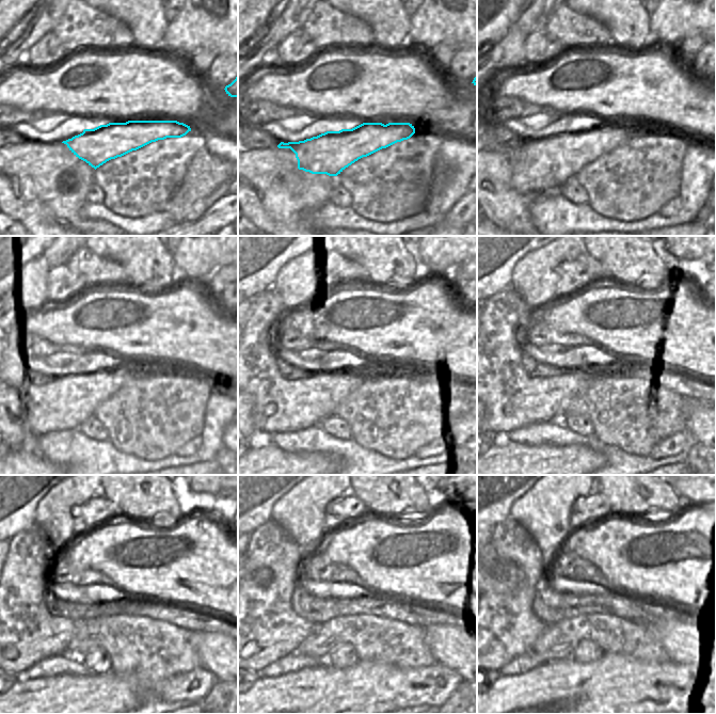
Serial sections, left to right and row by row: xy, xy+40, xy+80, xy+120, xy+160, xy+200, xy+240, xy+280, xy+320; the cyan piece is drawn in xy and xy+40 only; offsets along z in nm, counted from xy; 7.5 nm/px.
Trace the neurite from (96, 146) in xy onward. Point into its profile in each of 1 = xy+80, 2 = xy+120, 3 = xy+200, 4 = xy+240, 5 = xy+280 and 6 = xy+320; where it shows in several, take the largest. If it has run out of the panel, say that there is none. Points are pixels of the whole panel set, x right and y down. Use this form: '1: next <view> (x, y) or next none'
1: next xy+80 (542, 165)
2: next xy+120 (65, 403)
3: next xy+200 (530, 400)
4: next xy+240 (37, 635)
5: next xy+280 (267, 631)
6: next xy+320 (505, 630)

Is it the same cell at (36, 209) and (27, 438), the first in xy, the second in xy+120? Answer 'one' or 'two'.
one

